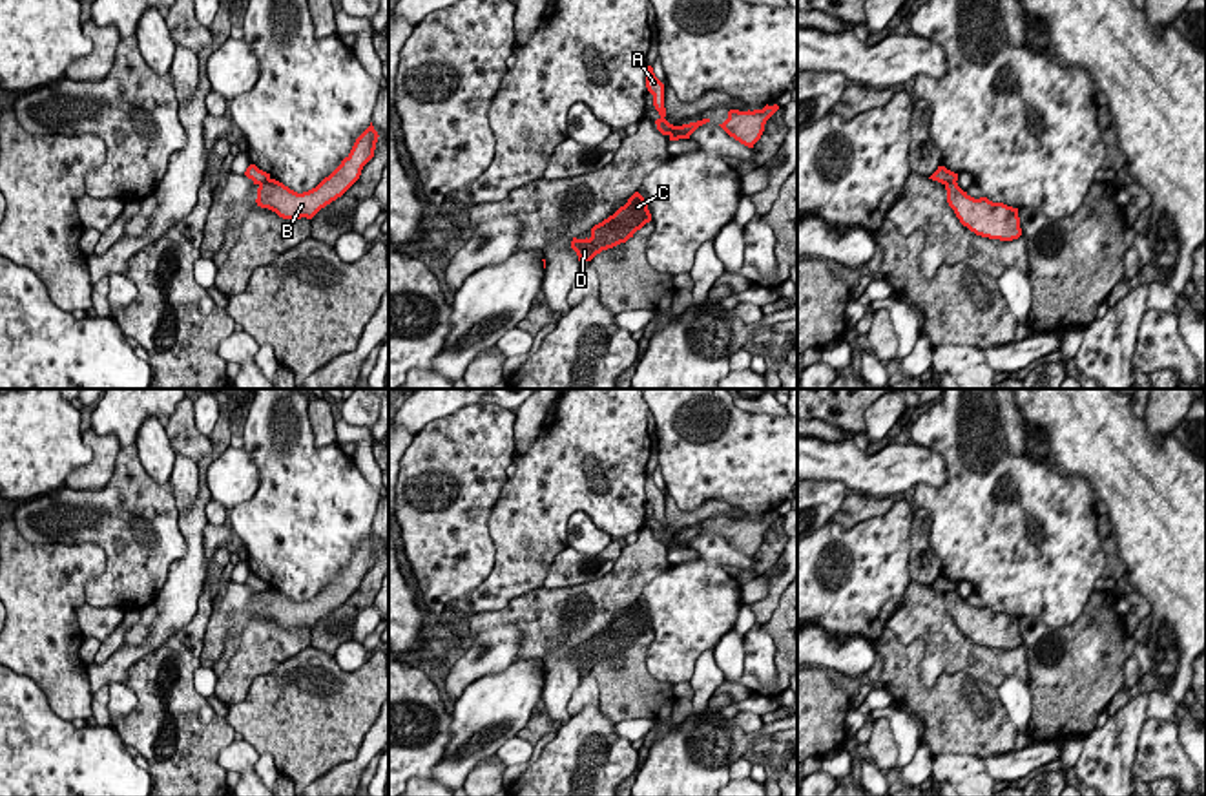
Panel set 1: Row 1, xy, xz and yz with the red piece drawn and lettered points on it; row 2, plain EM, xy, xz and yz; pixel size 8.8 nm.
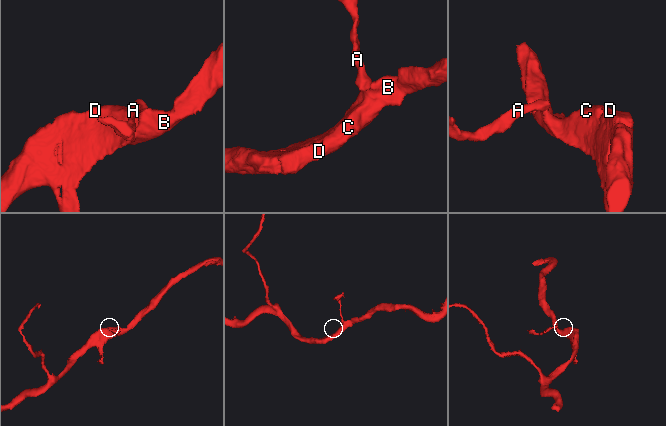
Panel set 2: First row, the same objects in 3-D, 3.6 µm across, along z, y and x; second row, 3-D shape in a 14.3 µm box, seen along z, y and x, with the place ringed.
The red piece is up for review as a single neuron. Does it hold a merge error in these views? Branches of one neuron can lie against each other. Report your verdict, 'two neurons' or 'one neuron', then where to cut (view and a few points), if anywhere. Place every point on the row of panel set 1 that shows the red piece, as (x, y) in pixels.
two neurons | xy (270, 179), (259, 185)

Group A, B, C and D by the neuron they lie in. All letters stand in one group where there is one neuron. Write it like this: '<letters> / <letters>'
A / B C D

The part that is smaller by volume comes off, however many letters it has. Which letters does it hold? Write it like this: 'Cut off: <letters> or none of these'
Cut off: A

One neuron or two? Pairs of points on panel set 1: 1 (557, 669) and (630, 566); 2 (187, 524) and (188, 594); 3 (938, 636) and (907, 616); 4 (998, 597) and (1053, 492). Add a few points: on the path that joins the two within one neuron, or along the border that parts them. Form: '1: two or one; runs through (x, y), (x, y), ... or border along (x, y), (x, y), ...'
1: two; border along (571, 645), (561, 645), (544, 658)
2: one; runs through (194, 541), (194, 563), (188, 577)
3: one; runs through (931, 628), (920, 617), (914, 617)
4: one; runs through (1017, 572), (1048, 541), (1050, 517)

